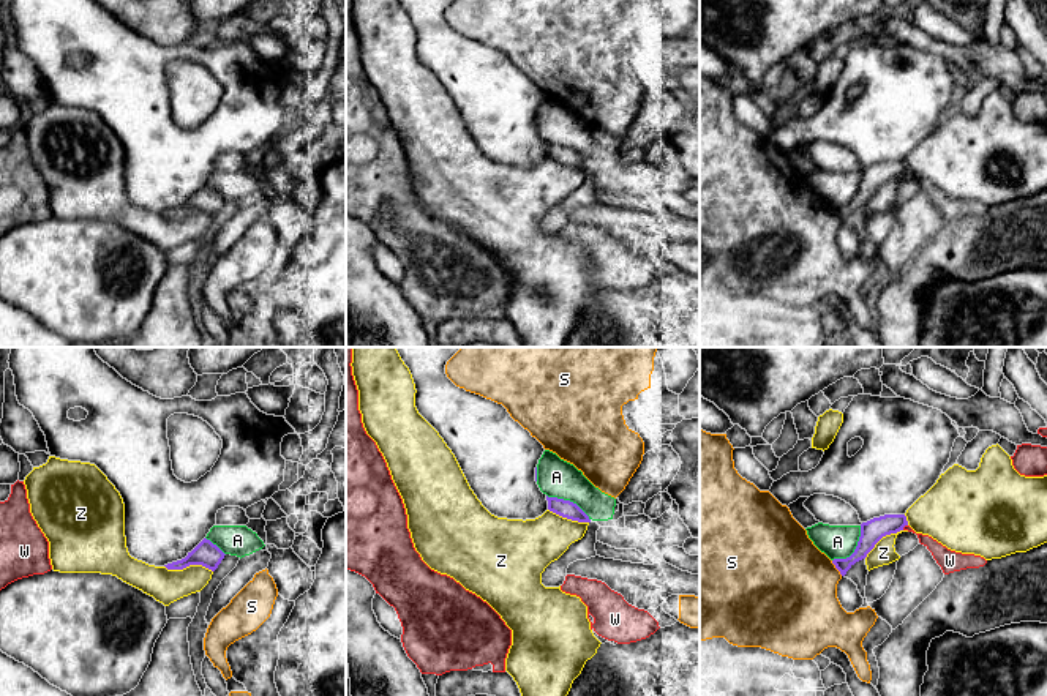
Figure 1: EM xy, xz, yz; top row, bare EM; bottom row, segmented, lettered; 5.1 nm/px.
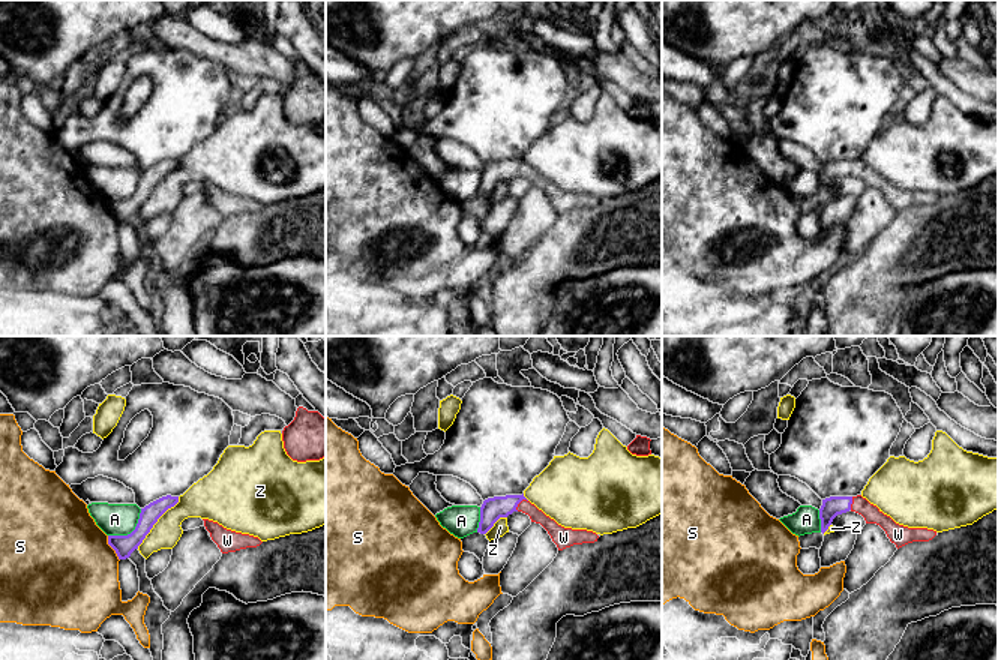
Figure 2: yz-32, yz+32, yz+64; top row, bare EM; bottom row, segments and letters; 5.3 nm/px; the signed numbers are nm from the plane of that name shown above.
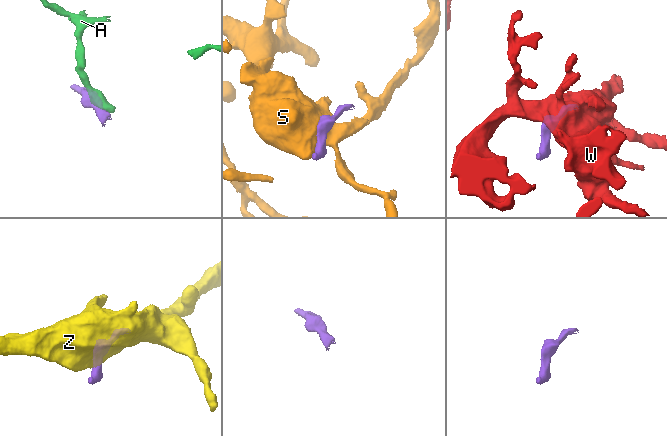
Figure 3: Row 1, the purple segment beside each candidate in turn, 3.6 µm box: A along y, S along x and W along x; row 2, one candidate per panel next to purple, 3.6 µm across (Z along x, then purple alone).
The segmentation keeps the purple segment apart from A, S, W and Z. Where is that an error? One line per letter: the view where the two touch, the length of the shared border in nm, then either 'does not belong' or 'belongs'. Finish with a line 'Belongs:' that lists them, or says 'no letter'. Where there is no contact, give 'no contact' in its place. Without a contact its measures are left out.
A: yz | 240 nm | does not belong
S: yz | 100 nm | does not belong
W: yz | 40 nm | belongs
Z: xy | 260 nm | does not belong
Belongs: W

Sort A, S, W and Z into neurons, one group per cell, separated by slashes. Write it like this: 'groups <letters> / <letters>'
groups A / S / W / Z

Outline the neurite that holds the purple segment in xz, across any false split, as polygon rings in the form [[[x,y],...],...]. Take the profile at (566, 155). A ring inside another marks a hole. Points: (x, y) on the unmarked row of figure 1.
[[[548,142],[546,147],[548,147],[550,158],[572,167],[591,169],[589,163],[576,150],[557,144],[548,144]]]

